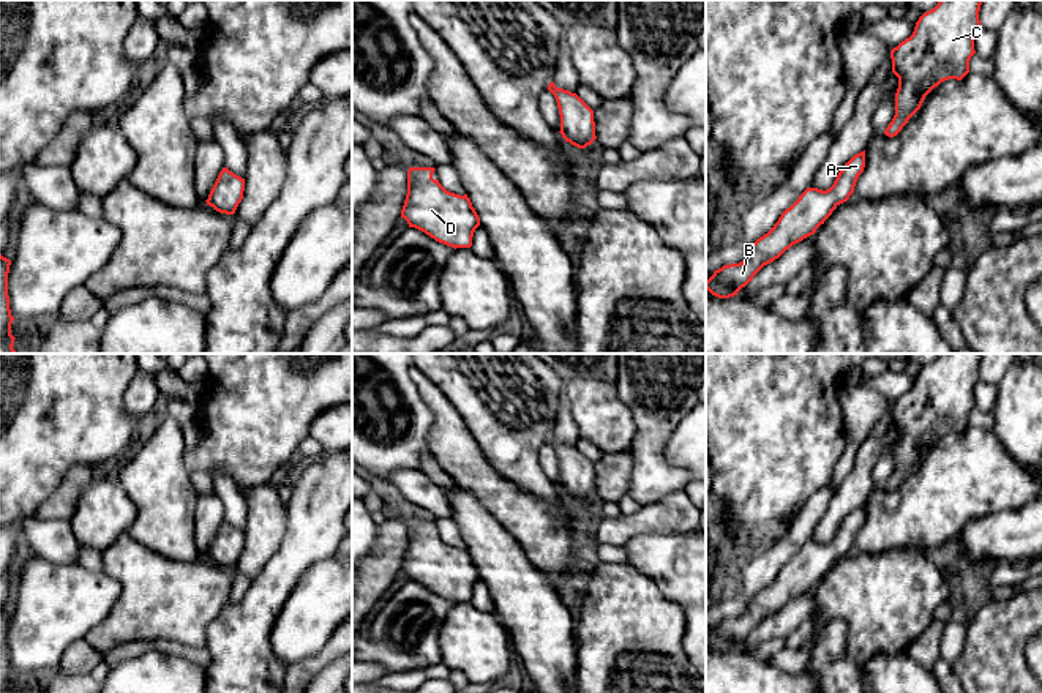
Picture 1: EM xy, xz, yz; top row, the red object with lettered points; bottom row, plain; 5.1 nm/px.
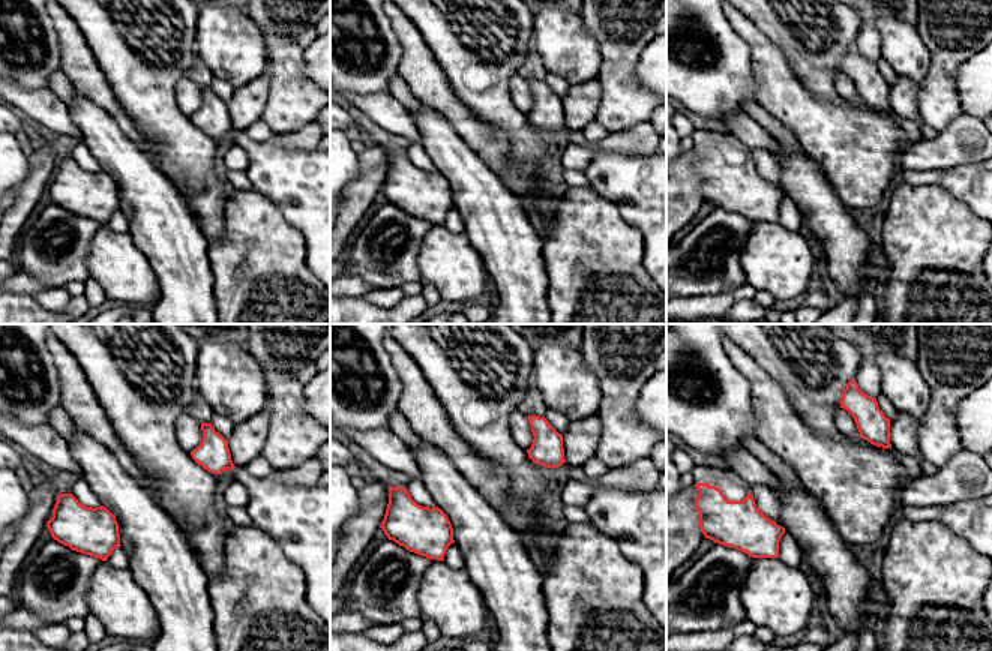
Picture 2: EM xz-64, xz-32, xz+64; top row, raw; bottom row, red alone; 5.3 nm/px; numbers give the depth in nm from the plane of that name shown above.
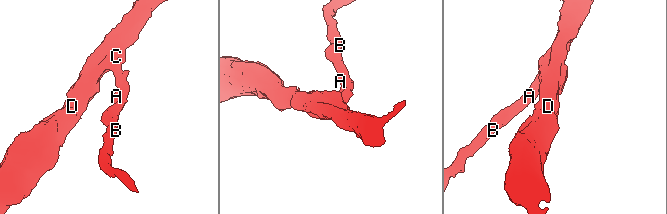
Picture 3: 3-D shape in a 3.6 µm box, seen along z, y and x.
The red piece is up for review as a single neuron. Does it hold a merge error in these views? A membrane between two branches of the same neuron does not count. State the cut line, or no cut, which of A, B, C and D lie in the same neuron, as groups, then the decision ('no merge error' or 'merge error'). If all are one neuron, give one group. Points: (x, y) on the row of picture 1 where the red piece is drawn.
cut none; groups A B C D; no merge error

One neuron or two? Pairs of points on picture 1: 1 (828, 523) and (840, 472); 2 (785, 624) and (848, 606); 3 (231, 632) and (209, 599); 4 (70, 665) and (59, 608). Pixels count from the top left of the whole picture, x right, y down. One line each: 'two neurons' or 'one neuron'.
1: two neurons
2: two neurons
3: two neurons
4: two neurons

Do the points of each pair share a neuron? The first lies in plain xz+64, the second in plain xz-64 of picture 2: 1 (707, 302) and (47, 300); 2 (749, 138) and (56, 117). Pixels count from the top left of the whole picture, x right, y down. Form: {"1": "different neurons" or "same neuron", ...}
{"1": "same neuron", "2": "same neuron"}

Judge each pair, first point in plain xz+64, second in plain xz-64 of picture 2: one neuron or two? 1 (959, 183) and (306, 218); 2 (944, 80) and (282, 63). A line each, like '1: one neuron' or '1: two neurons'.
1: one neuron
2: one neuron

